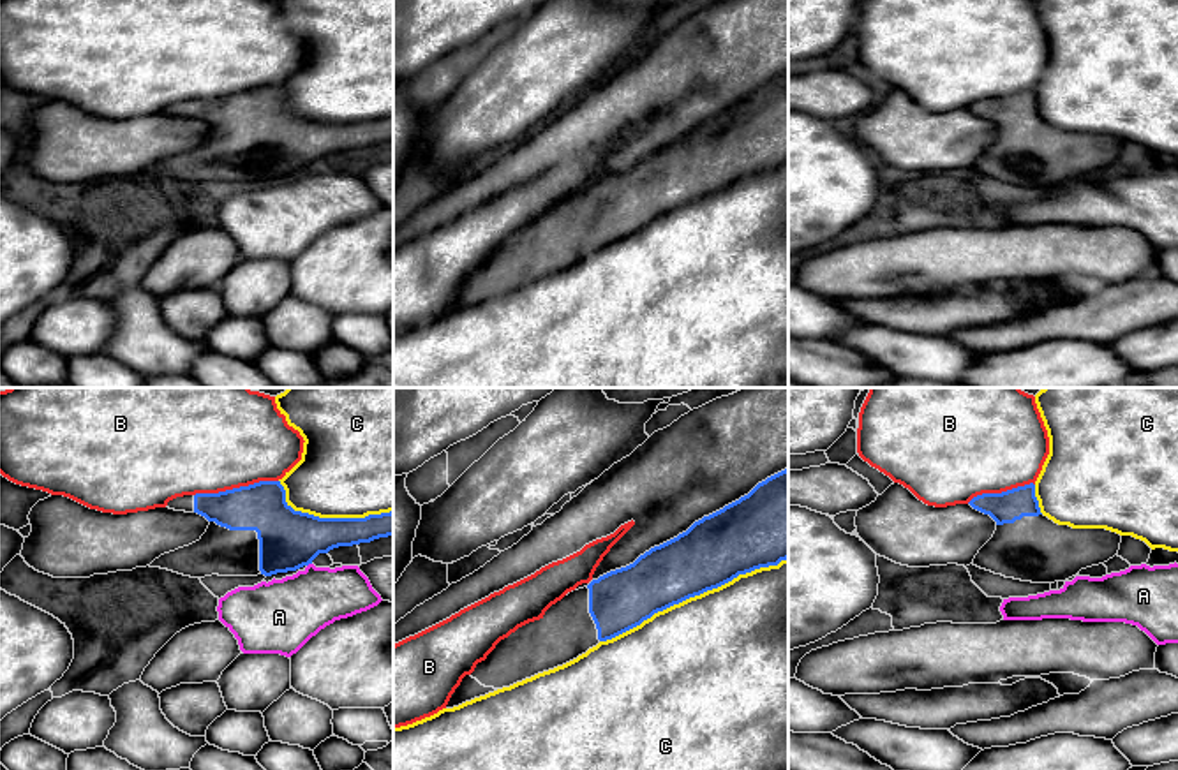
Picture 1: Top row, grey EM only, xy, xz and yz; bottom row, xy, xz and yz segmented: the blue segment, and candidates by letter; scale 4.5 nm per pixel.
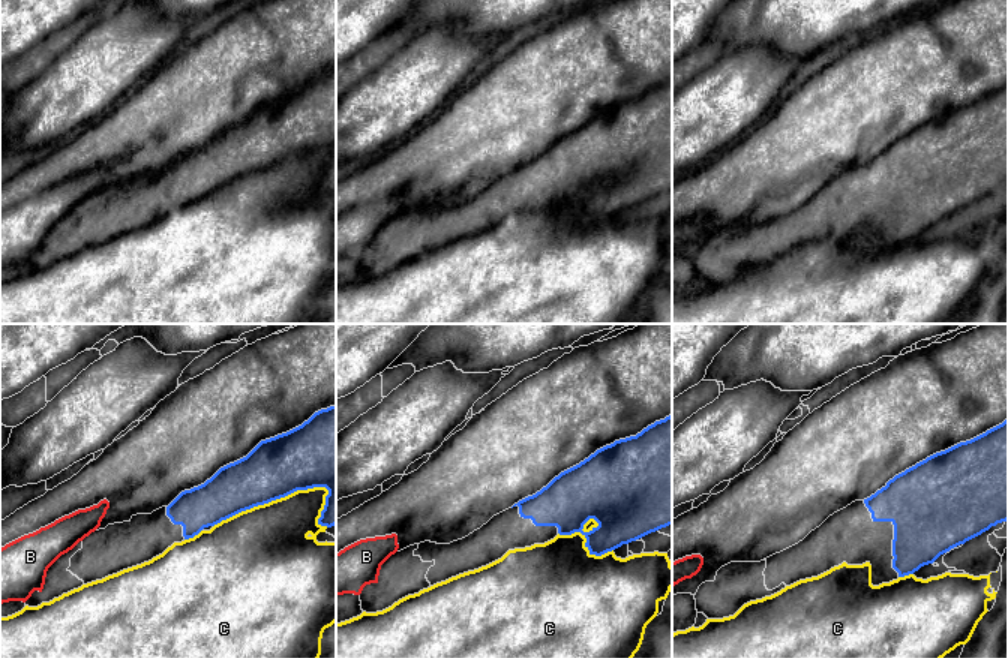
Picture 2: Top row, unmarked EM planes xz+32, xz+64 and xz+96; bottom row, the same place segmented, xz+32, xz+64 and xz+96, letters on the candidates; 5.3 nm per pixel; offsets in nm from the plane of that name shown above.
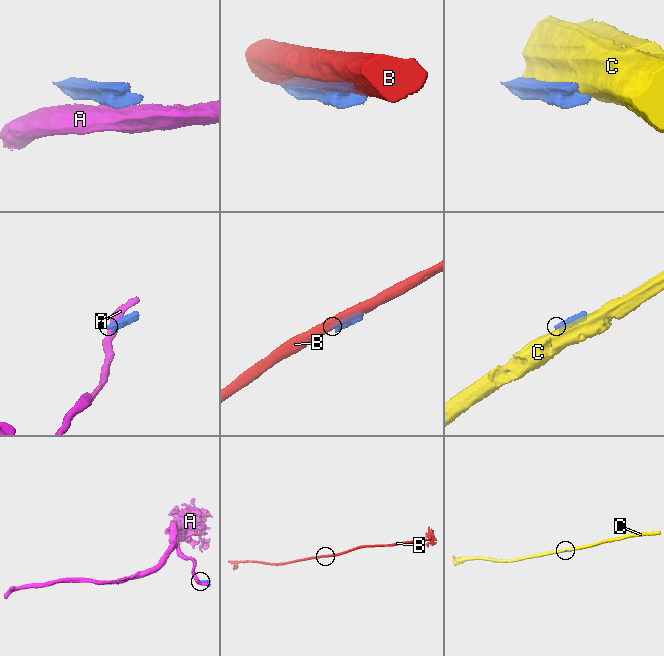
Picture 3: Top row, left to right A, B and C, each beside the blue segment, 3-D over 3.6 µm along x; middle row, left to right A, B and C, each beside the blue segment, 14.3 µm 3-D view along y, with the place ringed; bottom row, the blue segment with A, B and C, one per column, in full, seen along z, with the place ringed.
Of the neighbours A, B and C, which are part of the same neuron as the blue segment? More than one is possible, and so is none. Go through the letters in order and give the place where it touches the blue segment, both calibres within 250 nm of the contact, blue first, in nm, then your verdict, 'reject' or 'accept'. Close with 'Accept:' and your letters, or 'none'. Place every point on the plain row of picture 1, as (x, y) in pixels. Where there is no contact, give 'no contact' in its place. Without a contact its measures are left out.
A: meets blue in xy at (309, 168); 280 nm thick on the blue side, 320 nm on the other; reject
B: meets blue in xy at (235, 94); 220 nm thick on the blue side, 440 nm on the other; reject
C: meets blue in xz at (693, 201); 320 nm thick on the blue side, 500 nm on the other; reject
Accept: none

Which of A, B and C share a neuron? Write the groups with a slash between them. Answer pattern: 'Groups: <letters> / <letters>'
Groups: A / B / C

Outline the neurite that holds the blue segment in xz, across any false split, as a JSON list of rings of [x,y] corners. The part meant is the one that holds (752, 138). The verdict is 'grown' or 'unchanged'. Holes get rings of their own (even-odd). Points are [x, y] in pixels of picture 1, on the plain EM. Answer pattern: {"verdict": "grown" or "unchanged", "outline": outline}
{"verdict": "grown", "outline": [[[788,74],[758,88],[748,100],[695,127],[677,143],[651,153],[633,169],[610,176],[564,201],[540,226],[501,245],[485,266],[466,280],[446,314],[563,271],[600,247],[612,245],[654,218],[718,194],[739,180],[788,164]]]}

